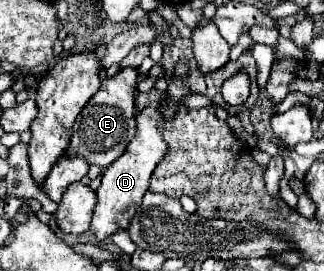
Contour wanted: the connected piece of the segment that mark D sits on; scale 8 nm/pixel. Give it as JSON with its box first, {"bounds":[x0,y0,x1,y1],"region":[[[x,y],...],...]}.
{"bounds":[91,107,167,241],"region":[[[147,107],[145,111],[141,111],[137,115],[137,135],[135,139],[127,145],[125,153],[103,173],[101,185],[97,189],[97,207],[93,213],[93,221],[91,221],[91,231],[95,233],[97,241],[105,241],[109,239],[115,231],[119,229],[127,229],[129,221],[133,219],[133,213],[137,213],[143,195],[149,189],[149,179],[153,169],[157,167],[157,163],[161,161],[161,157],[167,153],[167,145],[161,137],[161,131],[157,129],[157,125],[161,123],[163,115],[157,109]]]}

